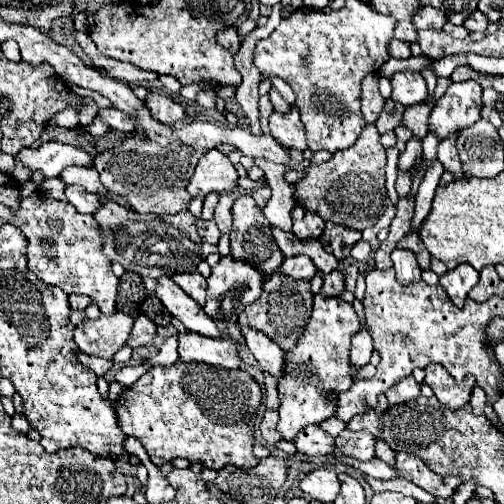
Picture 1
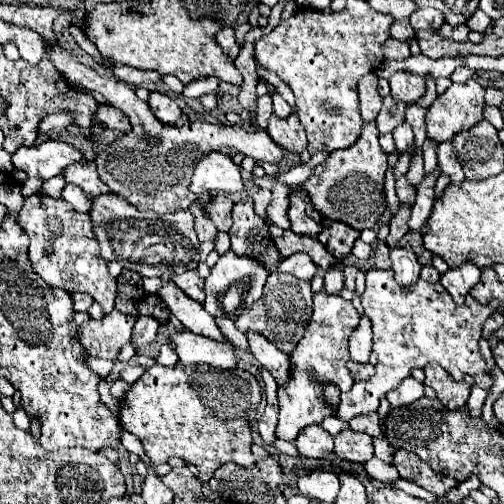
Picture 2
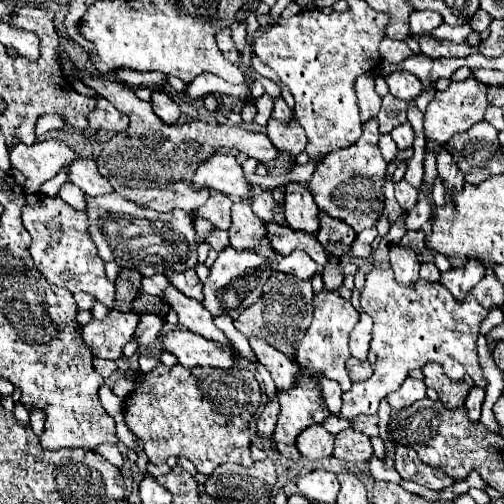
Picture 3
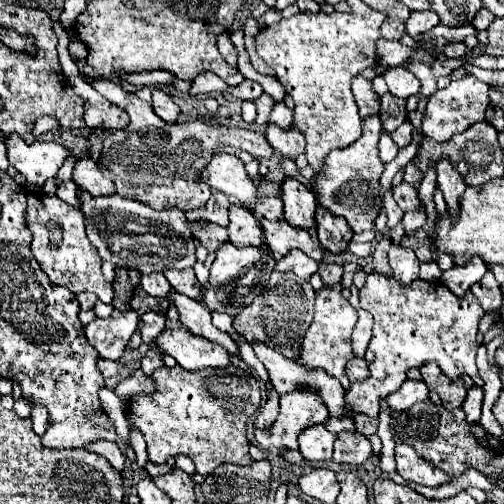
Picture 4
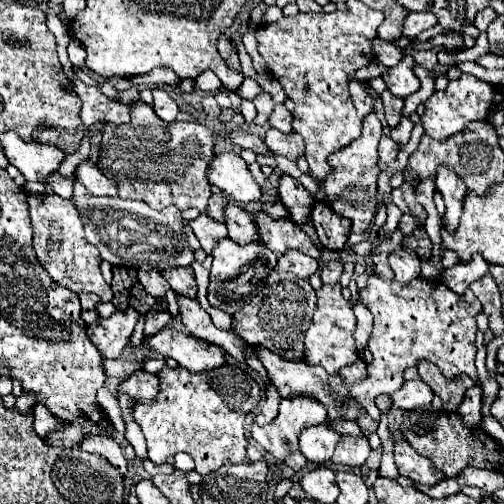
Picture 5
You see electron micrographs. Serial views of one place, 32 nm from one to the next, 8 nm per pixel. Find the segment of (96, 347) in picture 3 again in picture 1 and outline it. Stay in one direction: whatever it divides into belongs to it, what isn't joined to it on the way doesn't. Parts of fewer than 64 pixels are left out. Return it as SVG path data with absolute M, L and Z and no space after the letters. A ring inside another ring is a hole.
M116 312L114 316L100 316L98 320L84 320L74 330L74 340L80 352L110 360L128 340L132 330L132 316Z

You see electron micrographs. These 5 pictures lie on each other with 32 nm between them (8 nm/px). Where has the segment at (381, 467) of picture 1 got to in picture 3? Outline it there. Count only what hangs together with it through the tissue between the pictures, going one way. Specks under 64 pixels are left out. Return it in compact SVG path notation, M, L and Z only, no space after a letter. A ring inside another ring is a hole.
M375 456L370 459L369 468L375 480L388 481L399 484L402 481L398 472L393 469L386 468L382 461Z

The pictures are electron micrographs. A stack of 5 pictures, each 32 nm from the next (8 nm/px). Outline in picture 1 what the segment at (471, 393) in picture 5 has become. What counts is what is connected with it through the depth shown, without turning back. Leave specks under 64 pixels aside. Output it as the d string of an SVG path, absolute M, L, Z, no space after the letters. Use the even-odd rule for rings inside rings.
M474 386L472 390L472 398L470 398L470 406L474 410L474 414L482 414L484 412L484 404L486 404L486 394L480 386Z

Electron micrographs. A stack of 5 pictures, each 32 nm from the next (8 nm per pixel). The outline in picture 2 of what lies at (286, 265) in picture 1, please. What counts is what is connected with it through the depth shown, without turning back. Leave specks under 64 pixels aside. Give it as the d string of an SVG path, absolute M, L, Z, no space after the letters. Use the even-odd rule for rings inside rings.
M298 252L298 254L292 254L292 256L284 258L278 264L278 270L286 272L286 274L292 274L300 280L312 280L312 276L316 274L318 268L316 268L316 264L312 264L312 260L304 252Z

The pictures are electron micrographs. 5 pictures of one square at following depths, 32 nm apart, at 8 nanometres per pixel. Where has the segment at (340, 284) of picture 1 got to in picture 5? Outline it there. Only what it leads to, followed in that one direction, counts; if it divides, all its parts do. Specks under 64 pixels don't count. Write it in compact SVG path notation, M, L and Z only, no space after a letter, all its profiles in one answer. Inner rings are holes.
M330 262L320 270L324 284L338 284L340 274L342 274L342 262Z

